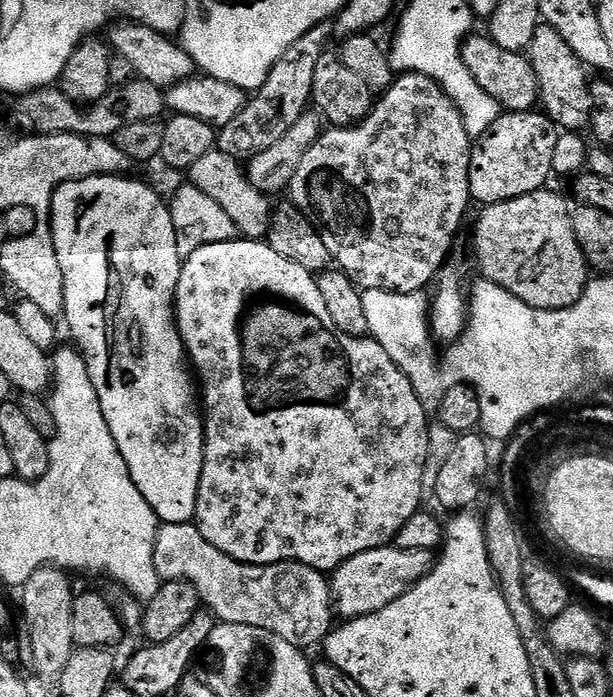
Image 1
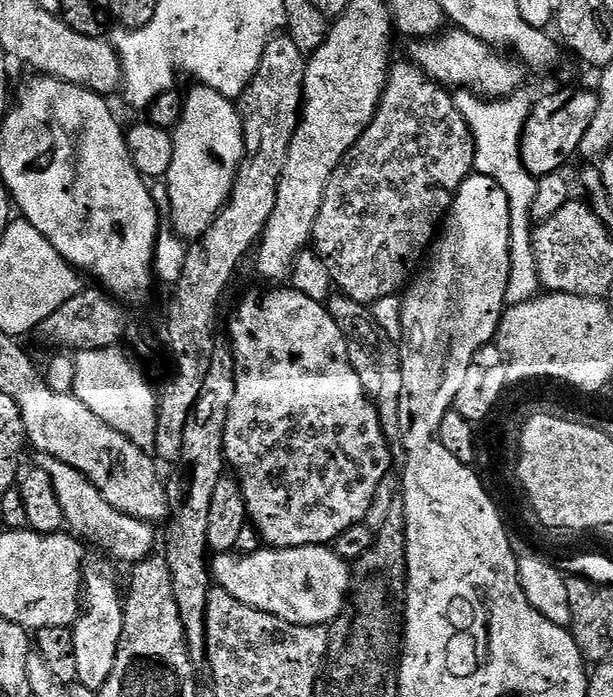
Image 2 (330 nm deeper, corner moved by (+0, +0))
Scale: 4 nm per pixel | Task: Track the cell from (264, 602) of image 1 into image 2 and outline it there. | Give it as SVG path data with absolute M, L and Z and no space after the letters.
M41 455L39 459L38 466L46 470L46 474L50 474L54 482L54 494L58 494L65 525L77 537L84 538L84 535L88 535L90 539L97 540L113 556L113 561L121 560L125 566L137 564L139 560L153 555L152 543L156 540L156 532L149 521L124 514L122 510L114 510L114 506L110 506L106 498L102 498L96 487L78 470L74 470L74 466L66 466L66 462L55 460L53 456Z

